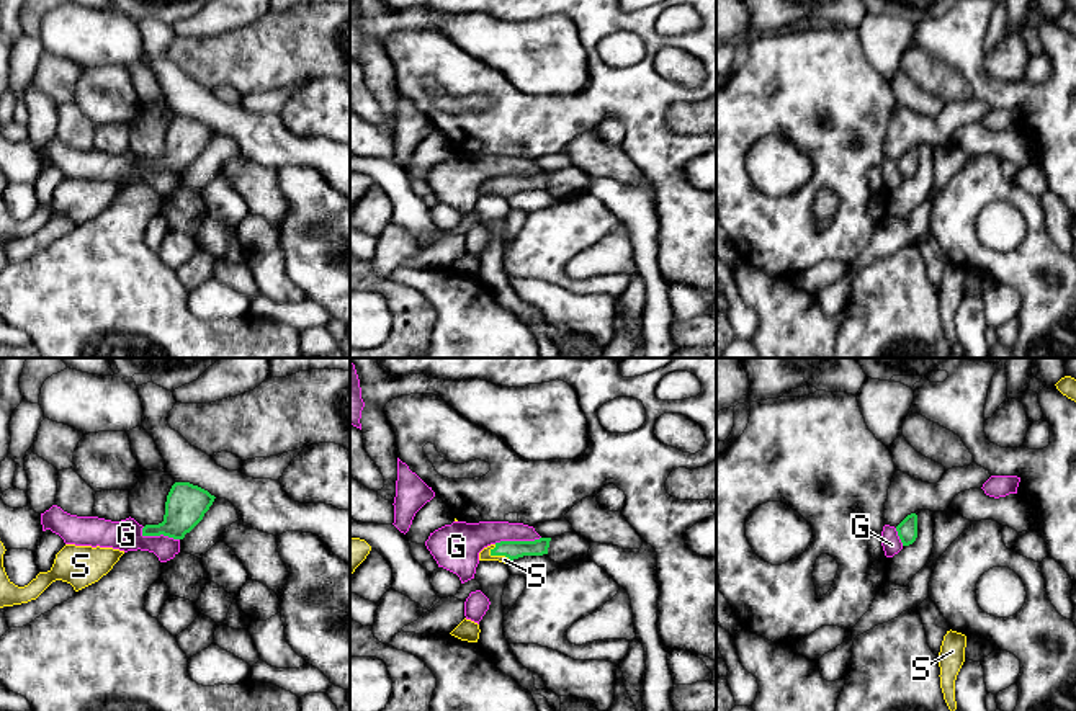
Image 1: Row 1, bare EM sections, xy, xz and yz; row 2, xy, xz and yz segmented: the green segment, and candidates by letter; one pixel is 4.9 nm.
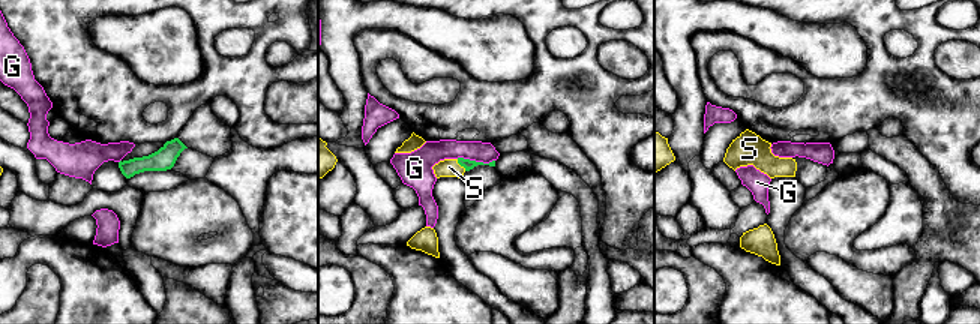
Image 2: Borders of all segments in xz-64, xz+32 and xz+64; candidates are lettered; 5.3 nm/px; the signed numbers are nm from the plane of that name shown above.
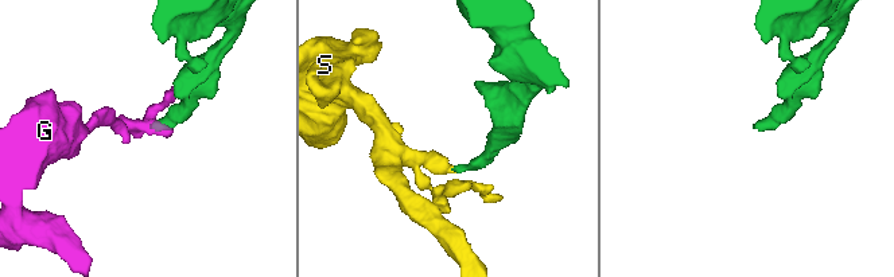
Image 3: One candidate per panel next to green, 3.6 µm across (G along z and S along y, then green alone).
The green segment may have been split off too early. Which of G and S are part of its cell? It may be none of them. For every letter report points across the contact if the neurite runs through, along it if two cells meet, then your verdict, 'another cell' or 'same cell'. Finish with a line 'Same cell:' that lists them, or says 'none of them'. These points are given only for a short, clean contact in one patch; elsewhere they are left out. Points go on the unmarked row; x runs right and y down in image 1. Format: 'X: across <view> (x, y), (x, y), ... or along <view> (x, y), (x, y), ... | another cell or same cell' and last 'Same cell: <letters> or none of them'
G: another cell
S: across xz (512, 183), (499, 188), (484, 188) | same cell
Same cell: S

